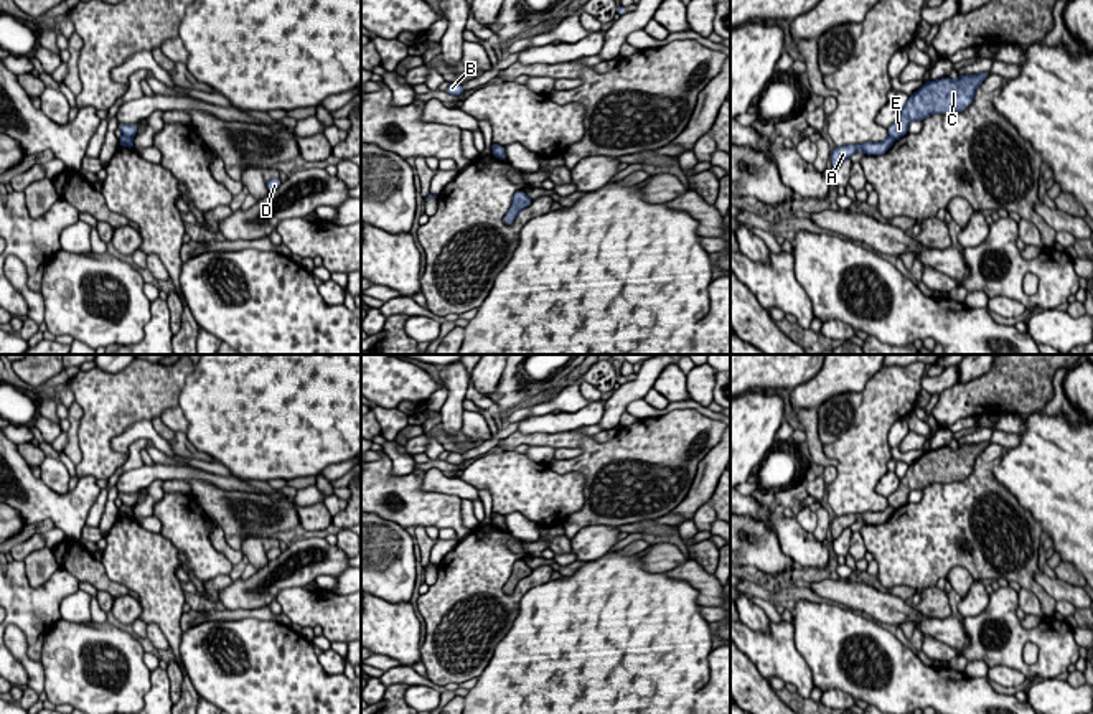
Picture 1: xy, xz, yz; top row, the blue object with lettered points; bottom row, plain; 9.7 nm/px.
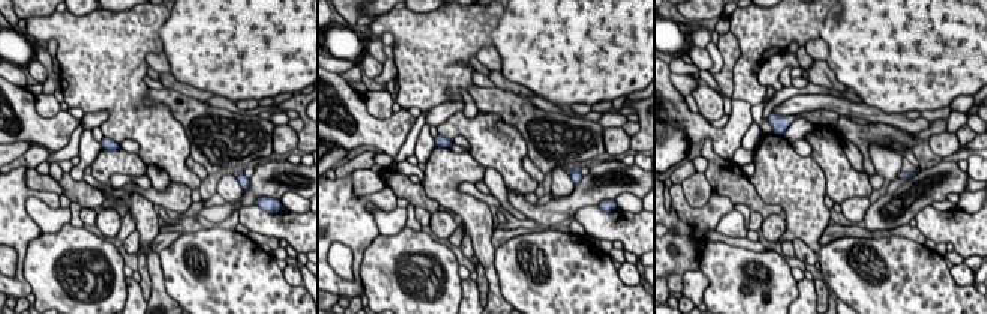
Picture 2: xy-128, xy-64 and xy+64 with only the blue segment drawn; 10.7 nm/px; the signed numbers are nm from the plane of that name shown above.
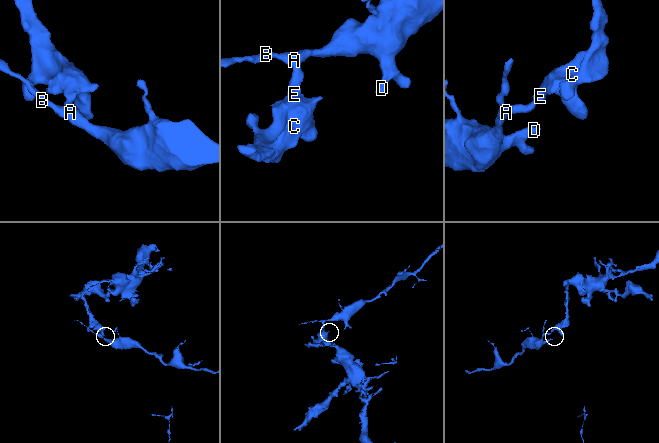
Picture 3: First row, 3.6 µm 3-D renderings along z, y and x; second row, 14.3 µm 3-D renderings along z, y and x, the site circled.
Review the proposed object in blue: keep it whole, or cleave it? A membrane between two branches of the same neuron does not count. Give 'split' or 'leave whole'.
split

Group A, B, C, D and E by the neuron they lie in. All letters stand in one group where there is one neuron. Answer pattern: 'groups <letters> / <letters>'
groups A B D / C E

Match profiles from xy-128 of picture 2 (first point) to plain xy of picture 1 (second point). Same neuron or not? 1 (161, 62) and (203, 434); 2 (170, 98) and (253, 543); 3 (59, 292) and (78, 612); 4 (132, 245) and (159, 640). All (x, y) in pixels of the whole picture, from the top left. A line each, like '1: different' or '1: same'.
1: different
2: different
3: different
4: same

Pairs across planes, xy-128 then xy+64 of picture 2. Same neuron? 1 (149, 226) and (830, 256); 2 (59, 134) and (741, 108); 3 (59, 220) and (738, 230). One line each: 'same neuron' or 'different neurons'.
1: different neurons
2: same neuron
3: same neuron

